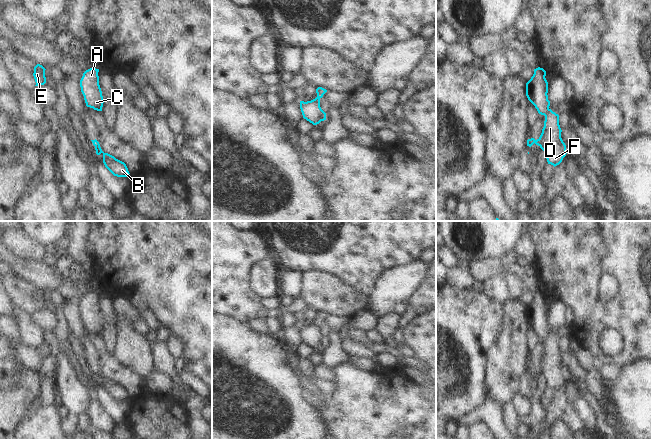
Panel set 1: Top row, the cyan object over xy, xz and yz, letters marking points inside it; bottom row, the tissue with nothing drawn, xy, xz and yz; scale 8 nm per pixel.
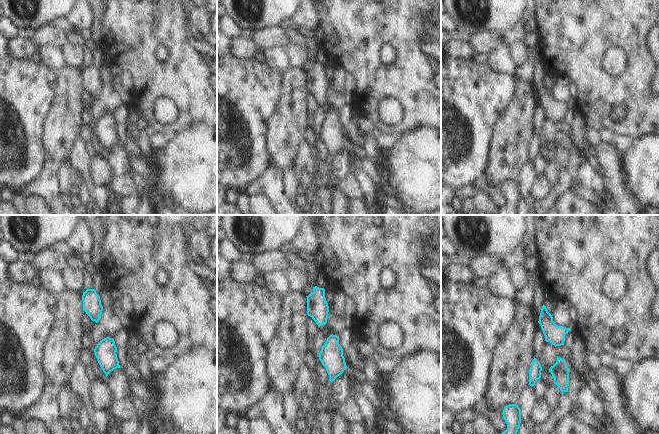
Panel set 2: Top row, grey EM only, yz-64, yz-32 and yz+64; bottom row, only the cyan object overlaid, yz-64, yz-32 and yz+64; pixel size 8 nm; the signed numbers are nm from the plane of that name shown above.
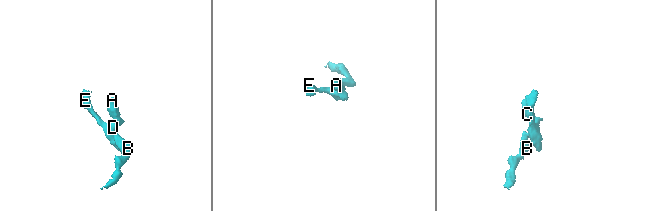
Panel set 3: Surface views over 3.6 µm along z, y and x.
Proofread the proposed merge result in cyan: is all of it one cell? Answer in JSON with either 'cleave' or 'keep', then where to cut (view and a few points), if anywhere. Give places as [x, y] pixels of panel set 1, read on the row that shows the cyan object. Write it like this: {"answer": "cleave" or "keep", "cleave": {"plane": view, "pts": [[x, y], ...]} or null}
{"answer": "cleave", "cleave": {"plane": "yz", "pts": [[535, 140], [537, 144]]}}

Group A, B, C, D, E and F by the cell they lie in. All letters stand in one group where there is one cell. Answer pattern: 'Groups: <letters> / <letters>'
Groups: A C D E F / B

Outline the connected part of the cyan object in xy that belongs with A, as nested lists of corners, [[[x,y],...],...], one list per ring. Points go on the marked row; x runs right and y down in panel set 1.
[[[90,68],[83,73],[80,80],[81,92],[87,107],[102,111],[103,96],[99,85],[99,69]]]

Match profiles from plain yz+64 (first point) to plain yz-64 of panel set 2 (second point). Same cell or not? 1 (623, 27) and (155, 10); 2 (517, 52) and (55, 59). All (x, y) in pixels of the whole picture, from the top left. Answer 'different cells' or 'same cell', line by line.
1: same cell
2: different cells

